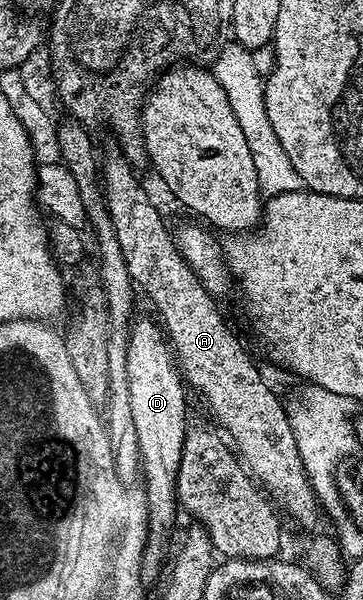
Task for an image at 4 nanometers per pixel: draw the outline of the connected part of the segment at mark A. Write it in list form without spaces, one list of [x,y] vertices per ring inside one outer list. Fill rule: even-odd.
[[[118,146],[108,149],[106,156],[104,152],[104,159],[100,164],[100,175],[106,193],[106,208],[110,212],[114,233],[119,239],[119,248],[123,251],[123,260],[127,264],[130,278],[139,289],[142,287],[146,291],[147,298],[154,303],[159,316],[157,319],[168,335],[169,343],[180,363],[180,370],[185,381],[191,389],[196,388],[210,403],[215,418],[226,427],[225,435],[232,441],[237,455],[251,477],[269,493],[280,508],[282,506],[298,523],[306,526],[316,523],[318,516],[320,518],[320,507],[317,496],[309,484],[308,474],[304,470],[304,462],[300,458],[300,450],[292,434],[285,403],[281,399],[278,401],[277,394],[262,381],[261,370],[250,361],[245,346],[238,341],[237,334],[226,325],[221,310],[214,305],[217,304],[215,297],[198,286],[186,288],[185,278],[178,276],[178,272],[187,271],[186,259],[178,251],[175,237],[166,229],[166,224],[162,221],[157,206],[150,201],[149,194],[138,185],[138,176],[134,173],[133,166],[122,155],[124,155],[123,149]]]

